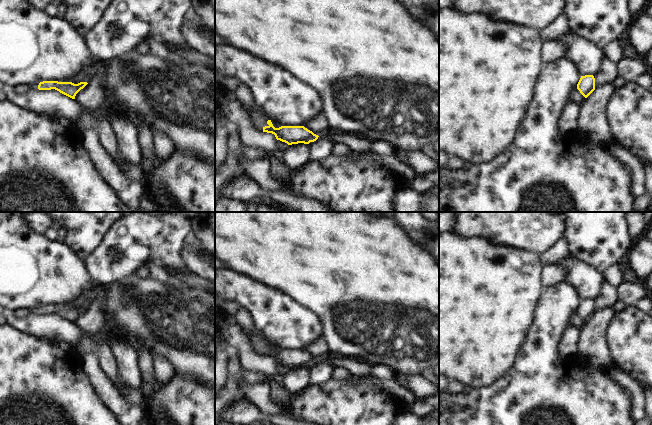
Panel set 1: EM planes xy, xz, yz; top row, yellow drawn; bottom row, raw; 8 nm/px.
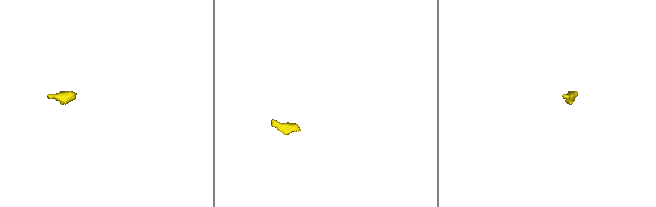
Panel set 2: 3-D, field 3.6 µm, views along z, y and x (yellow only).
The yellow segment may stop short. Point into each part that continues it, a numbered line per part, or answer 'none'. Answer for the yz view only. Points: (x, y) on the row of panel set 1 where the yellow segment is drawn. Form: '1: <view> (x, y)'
none

